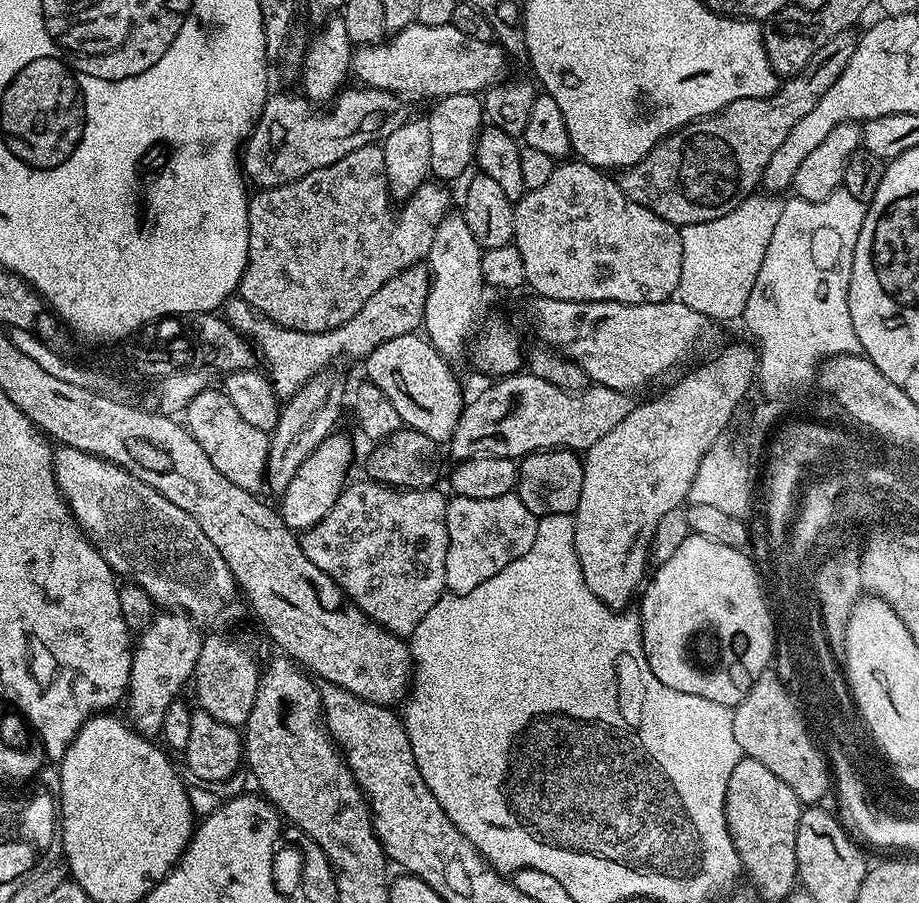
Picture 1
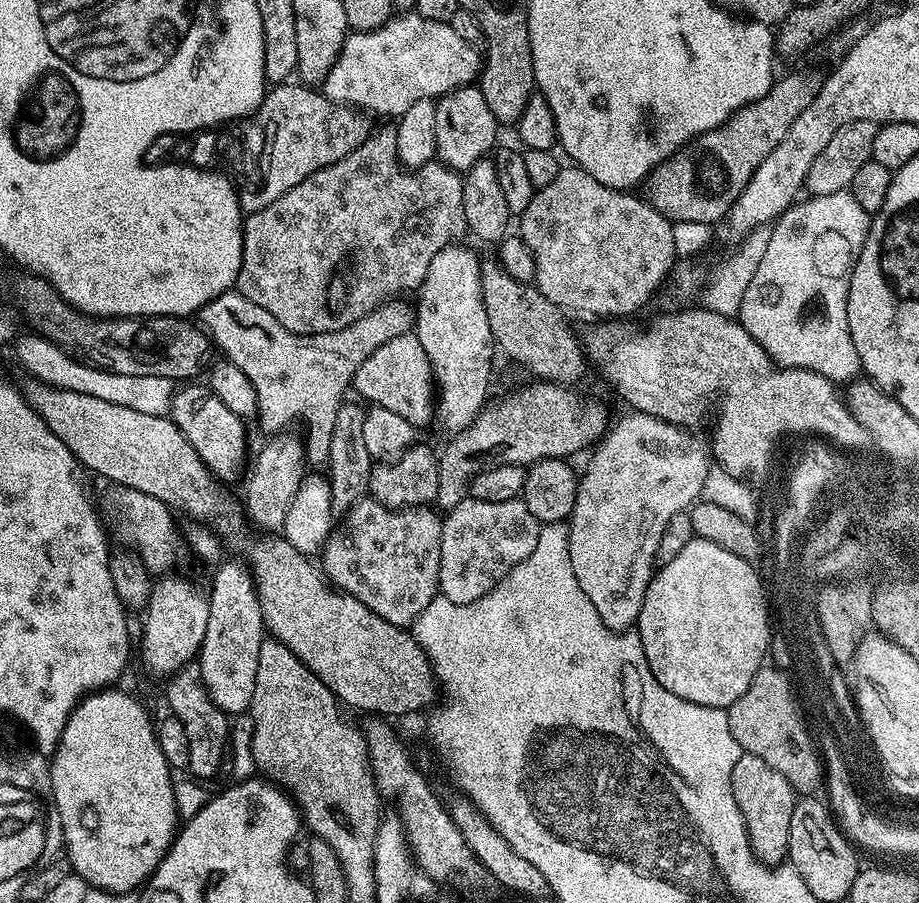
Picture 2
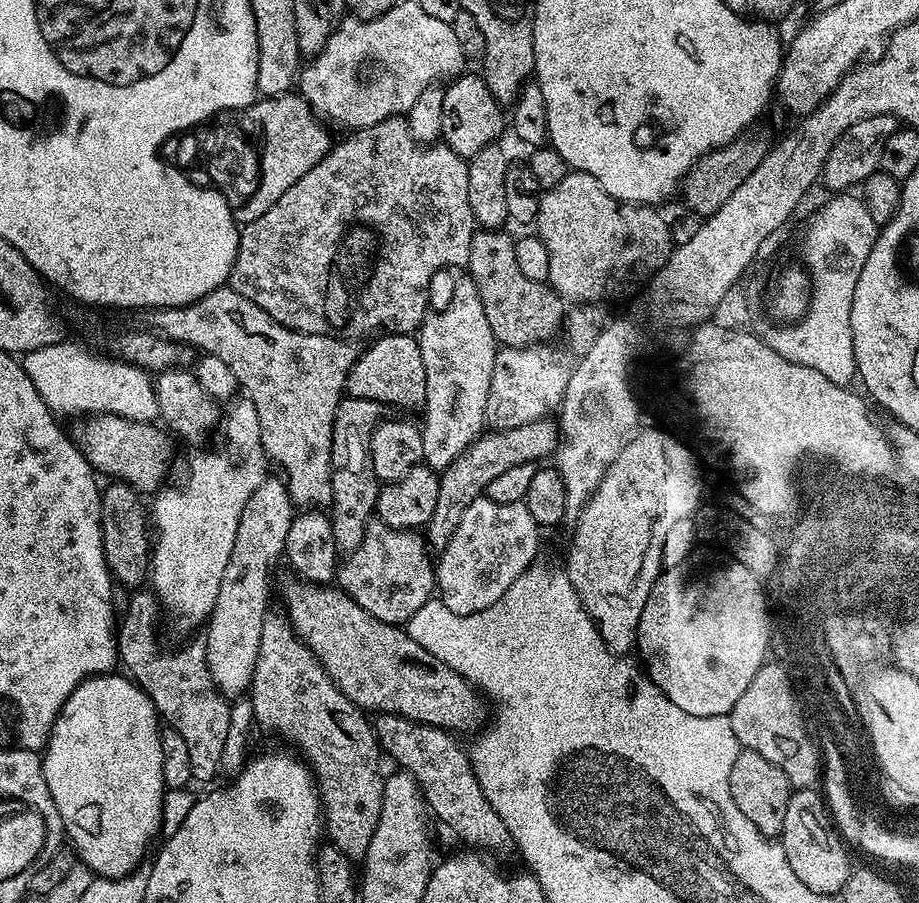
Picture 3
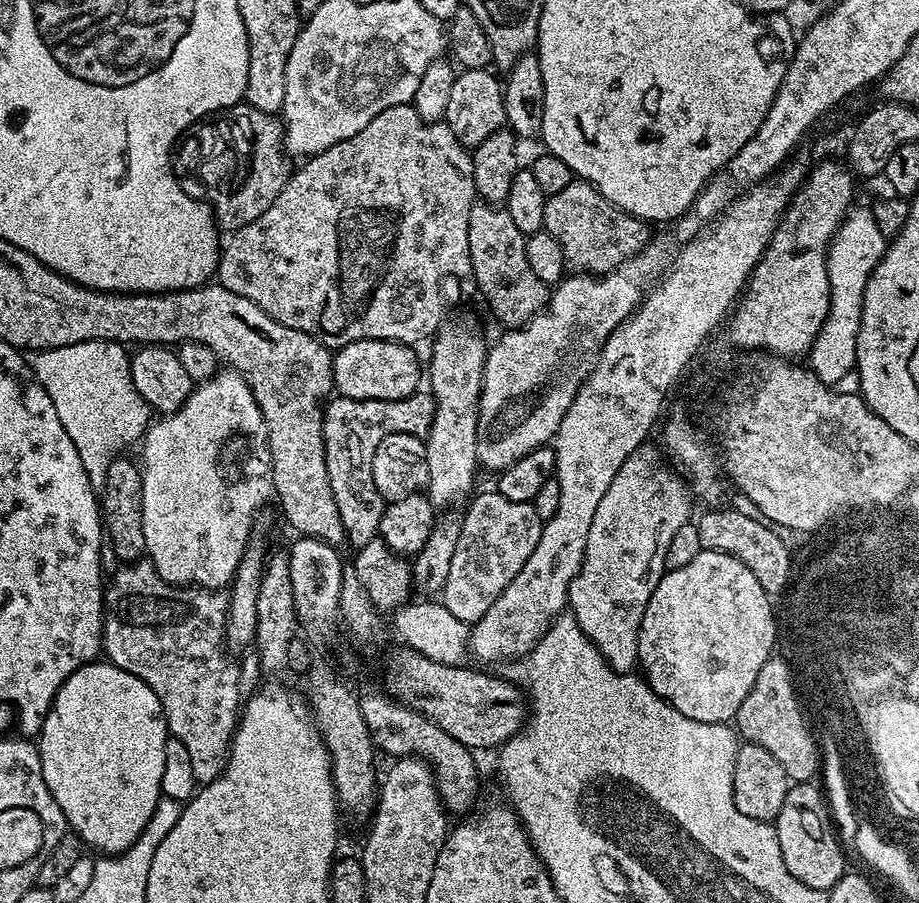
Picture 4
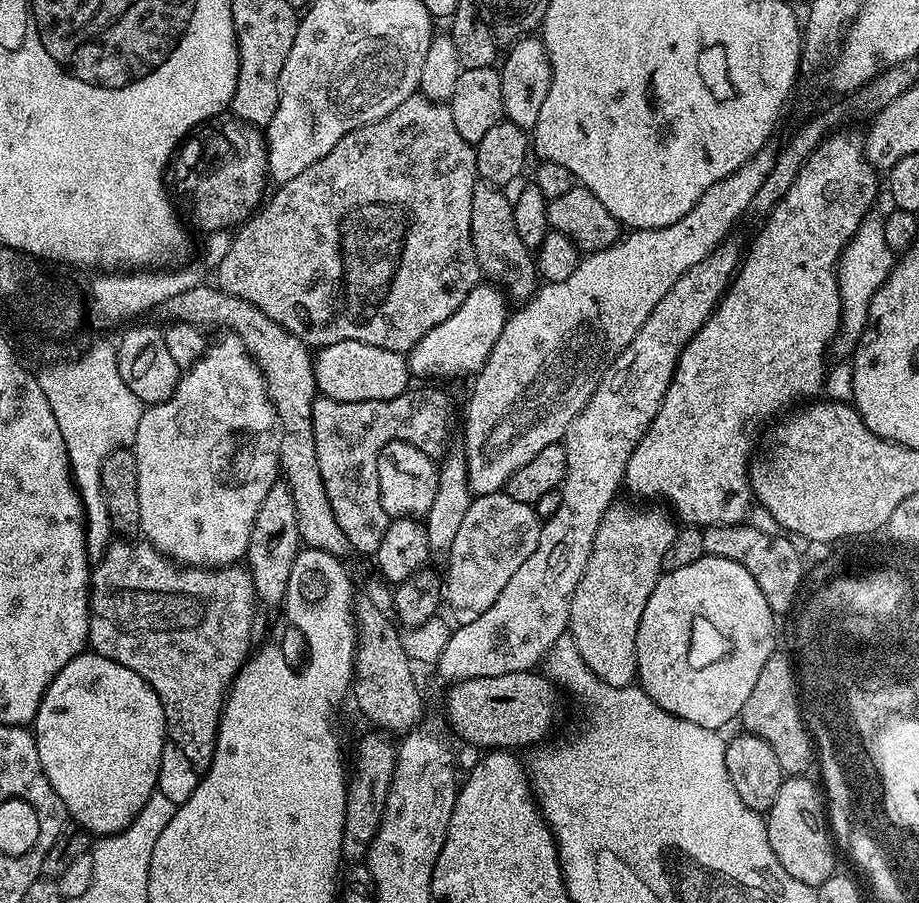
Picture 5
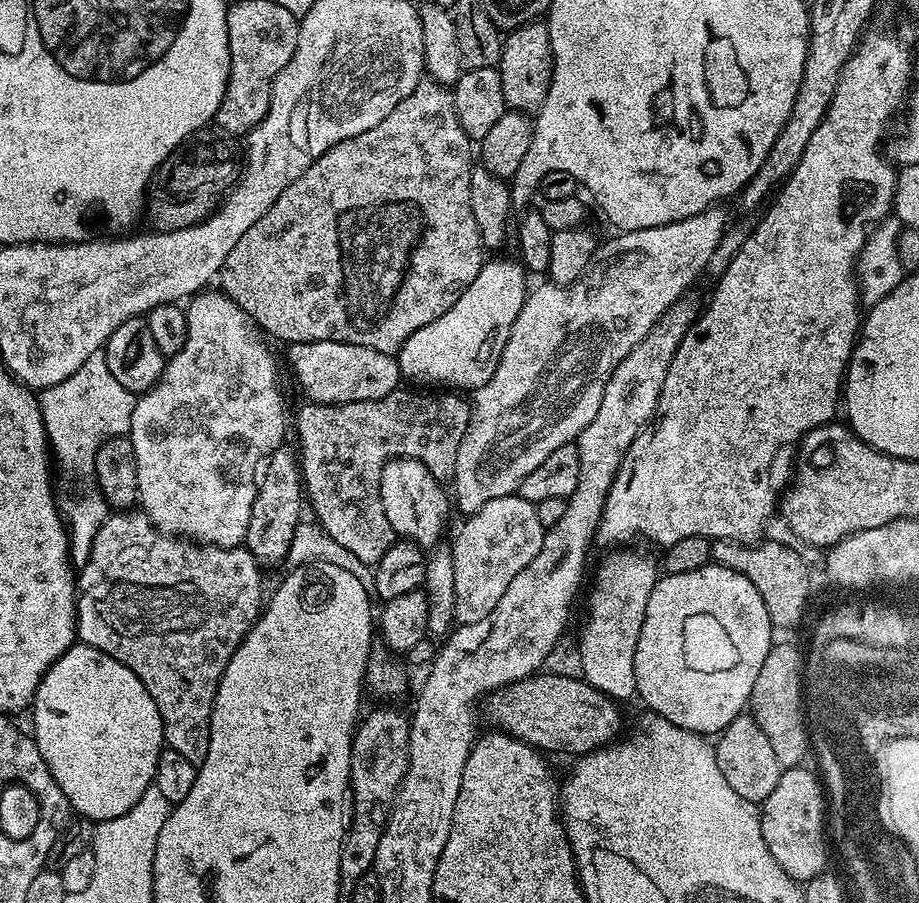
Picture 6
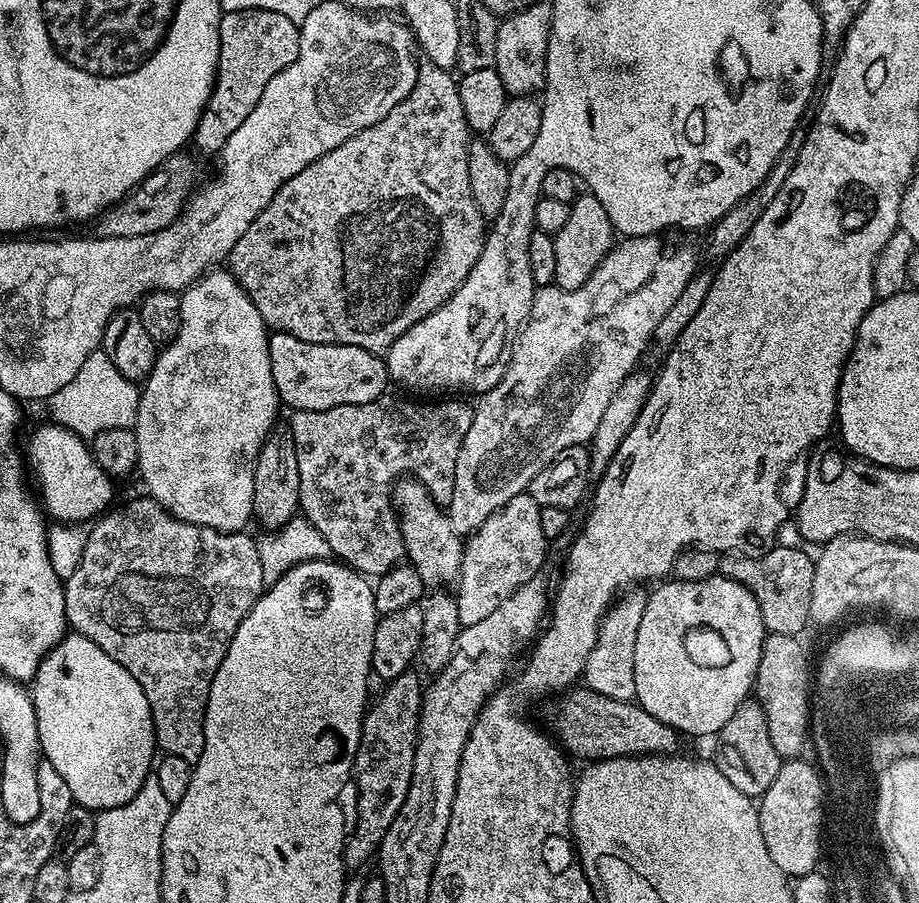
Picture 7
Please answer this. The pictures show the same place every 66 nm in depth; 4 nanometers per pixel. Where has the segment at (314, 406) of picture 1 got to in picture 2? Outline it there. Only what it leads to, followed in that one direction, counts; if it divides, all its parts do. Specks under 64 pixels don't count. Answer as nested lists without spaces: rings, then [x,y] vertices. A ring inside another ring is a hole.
[[[276,434],[272,440],[256,456],[256,461],[251,461],[250,471],[247,473],[248,484],[246,486],[246,502],[244,501],[244,512],[249,521],[252,520],[261,528],[261,533],[276,534],[284,527],[286,510],[290,510],[290,502],[294,502],[294,494],[300,488],[300,482],[306,475],[306,457],[304,455],[304,442],[299,435]]]

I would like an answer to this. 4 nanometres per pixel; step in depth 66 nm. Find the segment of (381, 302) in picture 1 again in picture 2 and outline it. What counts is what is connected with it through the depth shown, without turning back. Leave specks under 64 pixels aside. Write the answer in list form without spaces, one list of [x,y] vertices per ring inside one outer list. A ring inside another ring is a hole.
[[[229,290],[223,292],[218,298],[214,298],[206,307],[200,309],[198,313],[198,324],[206,333],[209,341],[216,344],[225,352],[226,360],[238,366],[246,374],[246,378],[254,386],[256,394],[256,411],[260,418],[260,428],[267,434],[280,434],[291,424],[296,424],[301,420],[304,423],[302,439],[304,442],[304,455],[307,463],[327,465],[330,454],[330,438],[334,430],[334,418],[338,418],[340,405],[345,403],[344,396],[353,387],[356,379],[358,366],[378,350],[378,346],[386,346],[390,338],[409,335],[413,331],[416,322],[416,313],[411,303],[407,304],[407,299],[393,298],[387,300],[385,304],[380,304],[370,314],[358,318],[349,328],[343,328],[337,332],[327,332],[326,334],[294,334],[274,318],[274,314],[262,310],[250,298],[246,298],[238,291]]]

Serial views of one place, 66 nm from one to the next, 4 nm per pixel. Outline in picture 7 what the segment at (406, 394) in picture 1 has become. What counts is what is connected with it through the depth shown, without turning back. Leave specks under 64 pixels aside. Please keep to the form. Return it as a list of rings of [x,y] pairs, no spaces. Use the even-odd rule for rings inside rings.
[[[272,332],[268,338],[270,350],[270,370],[274,378],[276,394],[281,405],[289,404],[289,409],[330,410],[343,404],[365,404],[374,402],[385,395],[387,384],[390,384],[388,365],[375,352],[368,352],[358,346],[349,344],[311,344],[302,342],[302,338],[294,338],[285,332]]]

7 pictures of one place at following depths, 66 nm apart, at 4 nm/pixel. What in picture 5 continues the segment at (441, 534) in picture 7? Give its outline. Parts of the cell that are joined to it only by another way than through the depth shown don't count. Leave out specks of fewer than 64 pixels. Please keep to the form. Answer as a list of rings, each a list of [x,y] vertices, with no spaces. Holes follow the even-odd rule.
[[[392,440],[378,454],[378,490],[382,510],[386,510],[389,518],[424,518],[434,506],[434,496],[438,494],[438,464],[433,457],[425,454],[419,443],[406,440]]]

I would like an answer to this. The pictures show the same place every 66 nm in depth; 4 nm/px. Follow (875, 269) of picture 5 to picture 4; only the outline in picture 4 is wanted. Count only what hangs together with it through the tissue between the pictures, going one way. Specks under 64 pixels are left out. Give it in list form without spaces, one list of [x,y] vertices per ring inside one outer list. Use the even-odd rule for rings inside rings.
[[[853,206],[848,209],[848,214],[844,221],[838,226],[838,230],[828,242],[828,261],[826,270],[828,271],[828,281],[830,282],[830,306],[828,307],[828,317],[821,326],[820,332],[814,338],[812,347],[806,353],[807,363],[810,370],[817,376],[823,384],[829,386],[839,385],[839,380],[844,380],[849,375],[853,375],[856,367],[856,347],[858,346],[858,330],[862,320],[862,302],[866,292],[866,282],[870,274],[878,266],[878,262],[884,256],[886,238],[882,230],[878,230],[878,222],[874,222],[874,214],[871,207],[859,208]]]

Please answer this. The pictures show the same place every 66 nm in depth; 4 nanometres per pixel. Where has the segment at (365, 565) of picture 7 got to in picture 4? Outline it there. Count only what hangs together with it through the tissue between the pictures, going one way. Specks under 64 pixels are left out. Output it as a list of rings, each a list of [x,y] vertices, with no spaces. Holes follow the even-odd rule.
[[[418,390],[413,396],[397,400],[351,400],[342,395],[329,399],[324,404],[324,445],[326,446],[326,474],[330,474],[330,490],[334,490],[334,502],[338,502],[338,514],[342,518],[342,526],[347,543],[359,550],[377,539],[380,531],[380,519],[384,513],[386,502],[378,494],[378,486],[374,486],[374,450],[386,434],[414,434],[427,437],[430,426],[434,422],[436,399],[431,391]]]

